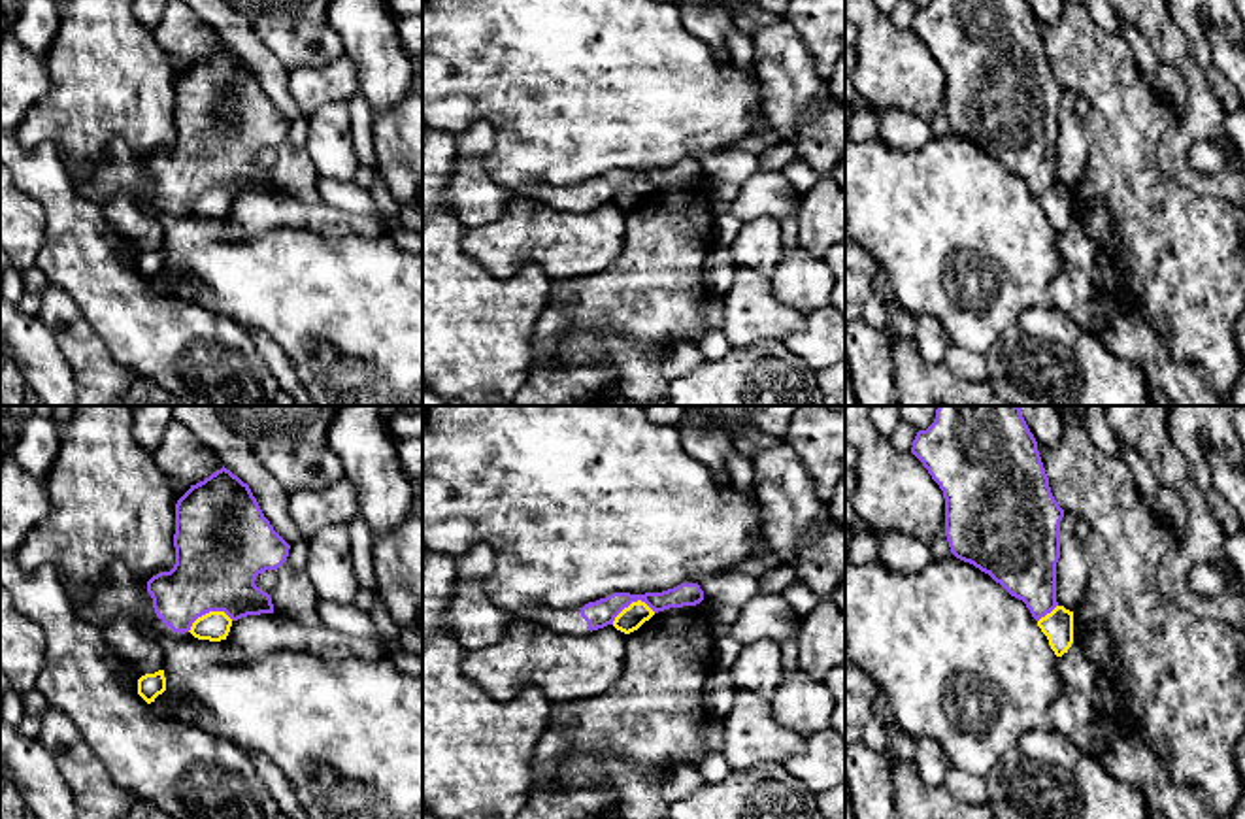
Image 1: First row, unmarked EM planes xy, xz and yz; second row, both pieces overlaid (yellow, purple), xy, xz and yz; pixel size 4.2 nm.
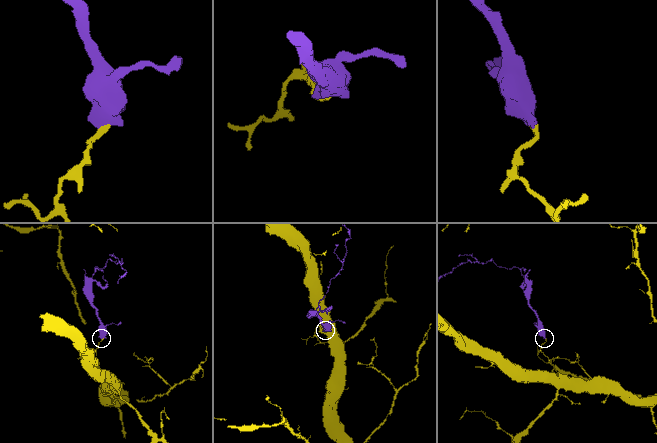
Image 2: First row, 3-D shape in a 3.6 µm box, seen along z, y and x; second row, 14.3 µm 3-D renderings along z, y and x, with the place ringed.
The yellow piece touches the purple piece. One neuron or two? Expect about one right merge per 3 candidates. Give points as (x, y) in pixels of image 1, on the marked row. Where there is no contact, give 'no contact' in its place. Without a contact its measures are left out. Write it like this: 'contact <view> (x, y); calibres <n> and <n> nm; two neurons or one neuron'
contact xy (210, 612); calibres 130 and 360 nm; two neurons

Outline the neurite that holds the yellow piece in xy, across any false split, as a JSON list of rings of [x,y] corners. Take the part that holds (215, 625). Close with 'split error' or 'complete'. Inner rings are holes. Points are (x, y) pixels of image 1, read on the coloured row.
[[[209,611],[192,623],[189,632],[198,640],[221,642],[226,640],[230,627],[232,619],[224,611]]] | complete

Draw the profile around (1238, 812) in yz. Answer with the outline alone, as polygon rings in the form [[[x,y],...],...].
[[[1245,732],[1236,744],[1234,759],[1241,781],[1241,793],[1237,806],[1226,815],[1226,819],[1245,819]]]

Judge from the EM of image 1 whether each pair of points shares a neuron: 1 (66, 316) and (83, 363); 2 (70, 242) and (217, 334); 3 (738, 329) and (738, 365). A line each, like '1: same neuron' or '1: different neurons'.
1: same neuron
2: same neuron
3: different neurons

